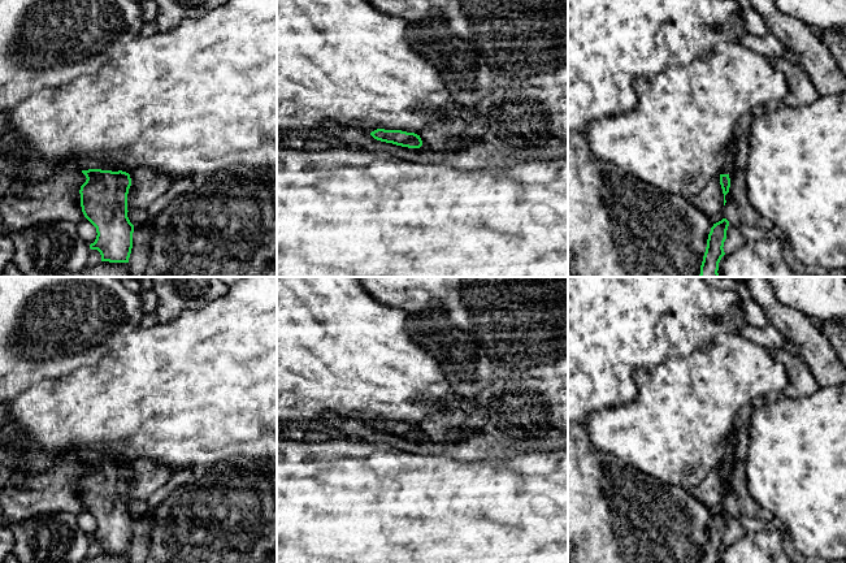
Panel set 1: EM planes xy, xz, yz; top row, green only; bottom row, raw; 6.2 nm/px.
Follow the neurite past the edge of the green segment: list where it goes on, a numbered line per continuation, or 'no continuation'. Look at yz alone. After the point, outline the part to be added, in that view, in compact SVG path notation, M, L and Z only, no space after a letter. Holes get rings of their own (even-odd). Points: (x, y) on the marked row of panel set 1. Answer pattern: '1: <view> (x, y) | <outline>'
1: yz (729, 167) | M736 137L732 138L730 143L729 143L729 152L725 160L725 165L724 165L724 173L725 174L732 174L734 172L734 156L736 156Z

